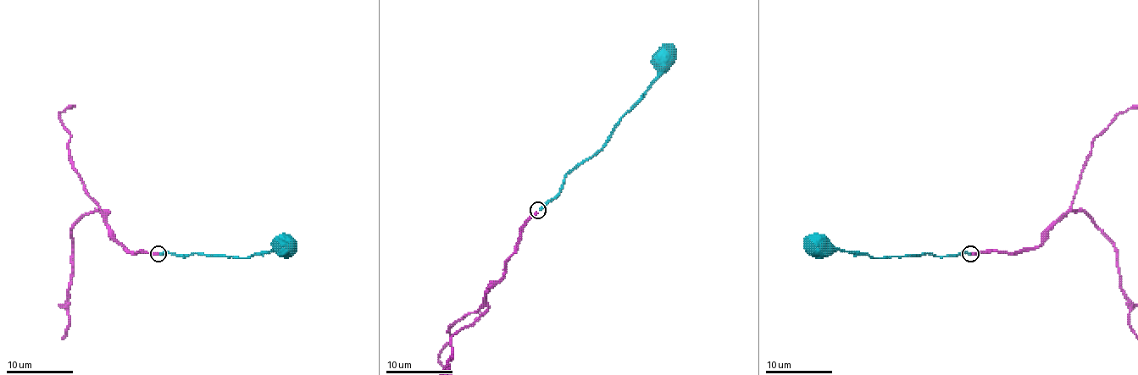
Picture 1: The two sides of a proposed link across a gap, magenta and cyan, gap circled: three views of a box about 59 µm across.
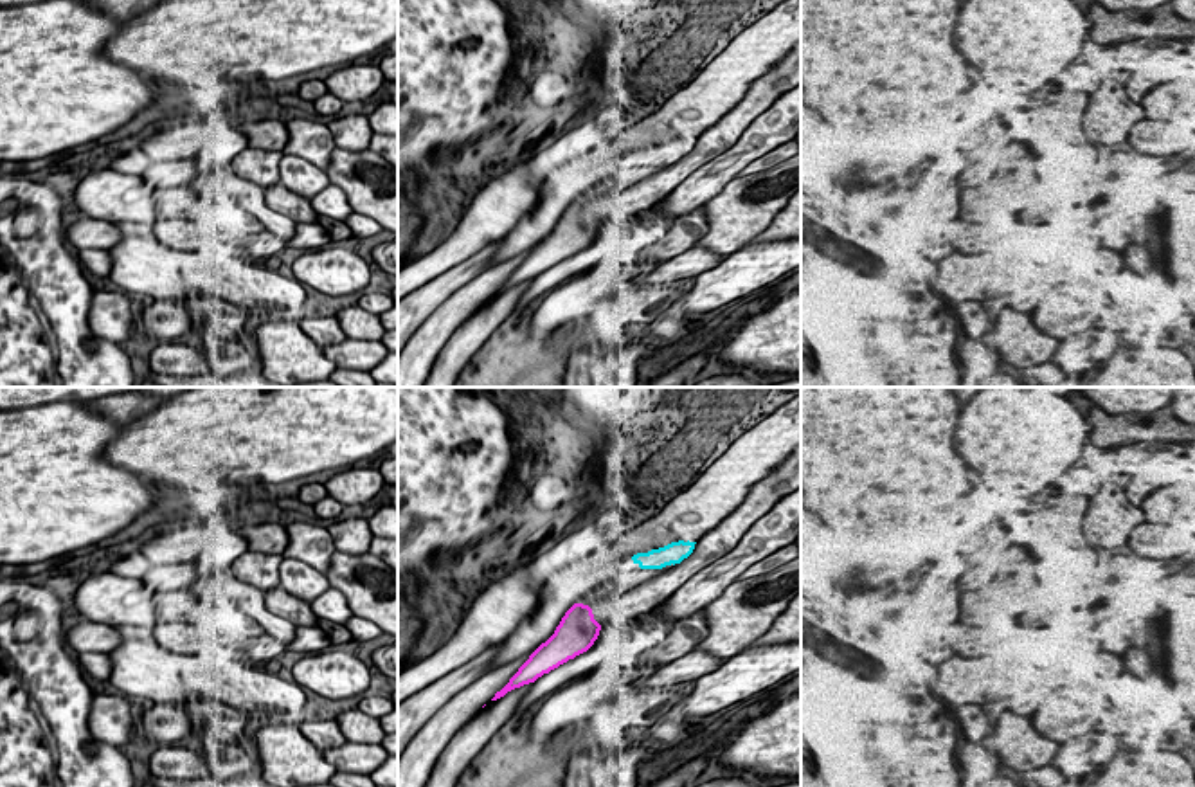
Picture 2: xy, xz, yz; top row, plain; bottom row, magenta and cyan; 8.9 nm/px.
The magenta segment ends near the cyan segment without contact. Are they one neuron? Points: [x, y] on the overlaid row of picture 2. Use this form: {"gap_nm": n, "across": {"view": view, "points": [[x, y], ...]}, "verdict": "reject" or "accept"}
{"gap_nm": 550, "across": {"view": "xz", "points": [[589, 607], [634, 562]]}, "verdict": "reject"}

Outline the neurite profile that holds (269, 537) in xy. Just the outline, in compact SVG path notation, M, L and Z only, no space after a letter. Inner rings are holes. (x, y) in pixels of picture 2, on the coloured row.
M277 522L245 526L241 537L248 542L248 551L256 553L283 555L288 547L288 531Z

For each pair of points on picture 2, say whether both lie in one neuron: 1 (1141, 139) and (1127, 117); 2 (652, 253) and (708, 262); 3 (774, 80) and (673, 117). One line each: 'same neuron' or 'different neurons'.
1: different neurons
2: different neurons
3: different neurons

